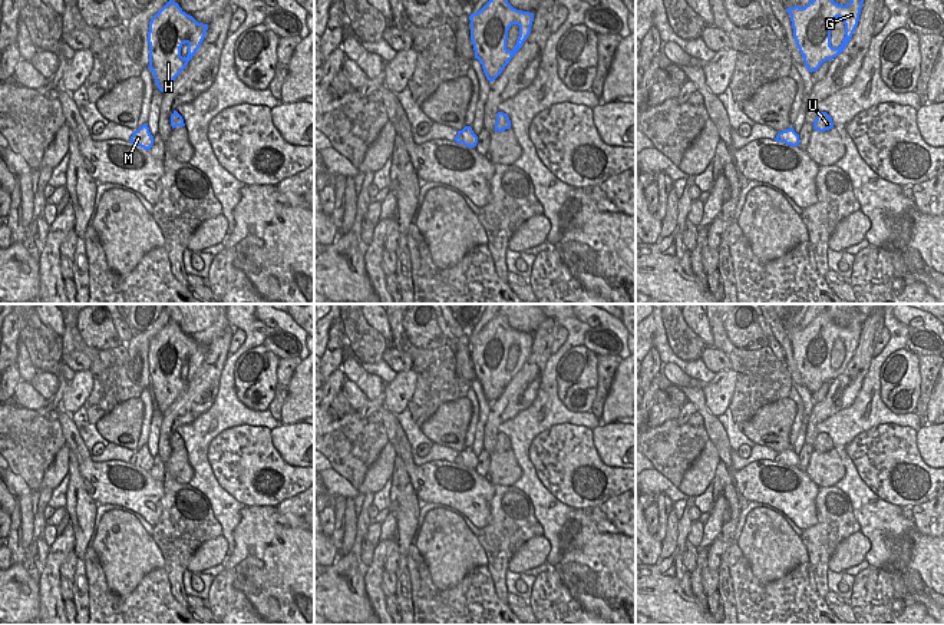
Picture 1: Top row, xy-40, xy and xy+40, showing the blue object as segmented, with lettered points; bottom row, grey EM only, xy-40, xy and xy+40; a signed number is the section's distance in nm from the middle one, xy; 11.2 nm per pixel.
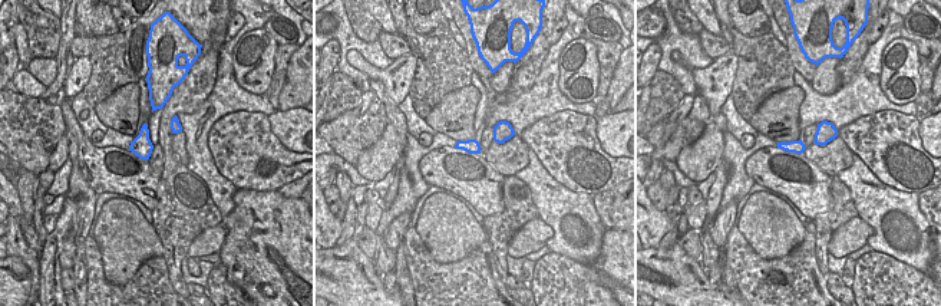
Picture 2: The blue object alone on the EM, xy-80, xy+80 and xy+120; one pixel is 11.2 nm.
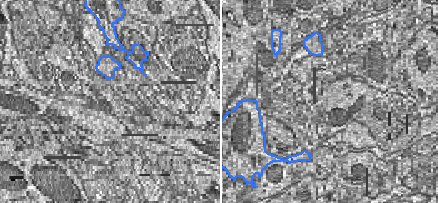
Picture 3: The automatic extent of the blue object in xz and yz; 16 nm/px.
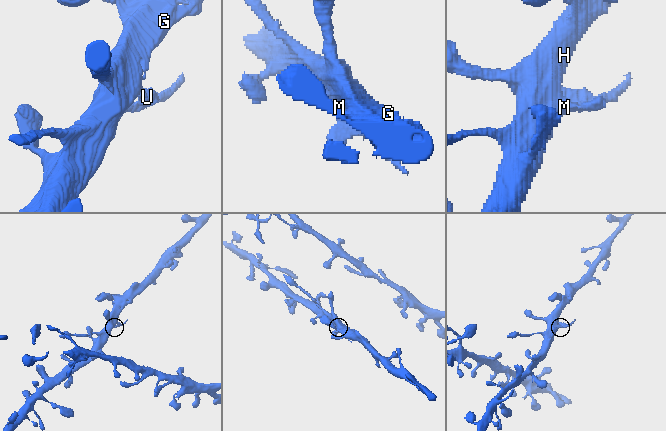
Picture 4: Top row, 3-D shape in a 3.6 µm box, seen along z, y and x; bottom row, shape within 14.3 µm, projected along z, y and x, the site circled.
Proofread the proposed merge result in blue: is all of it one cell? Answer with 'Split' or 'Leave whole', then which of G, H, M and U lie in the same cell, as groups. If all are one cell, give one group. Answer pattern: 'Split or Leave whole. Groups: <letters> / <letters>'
Split. Groups: G H M / U.

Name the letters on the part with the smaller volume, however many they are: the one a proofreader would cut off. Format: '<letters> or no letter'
U

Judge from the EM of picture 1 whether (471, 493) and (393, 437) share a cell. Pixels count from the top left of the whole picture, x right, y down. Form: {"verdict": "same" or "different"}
{"verdict": "same"}

